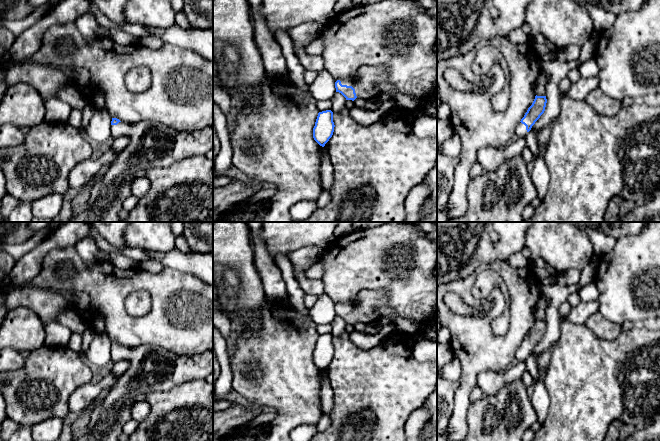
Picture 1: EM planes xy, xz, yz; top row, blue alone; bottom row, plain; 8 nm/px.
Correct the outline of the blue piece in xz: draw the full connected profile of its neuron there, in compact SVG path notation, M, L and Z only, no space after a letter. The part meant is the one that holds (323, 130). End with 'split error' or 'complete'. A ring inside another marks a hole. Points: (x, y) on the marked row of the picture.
M326 110L318 113L313 128L313 138L322 147L329 141L334 132L333 112Z | complete

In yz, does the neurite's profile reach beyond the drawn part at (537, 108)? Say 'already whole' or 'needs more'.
needs more

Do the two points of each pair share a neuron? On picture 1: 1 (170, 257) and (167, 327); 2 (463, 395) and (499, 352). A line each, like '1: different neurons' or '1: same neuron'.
1: different neurons
2: same neuron

